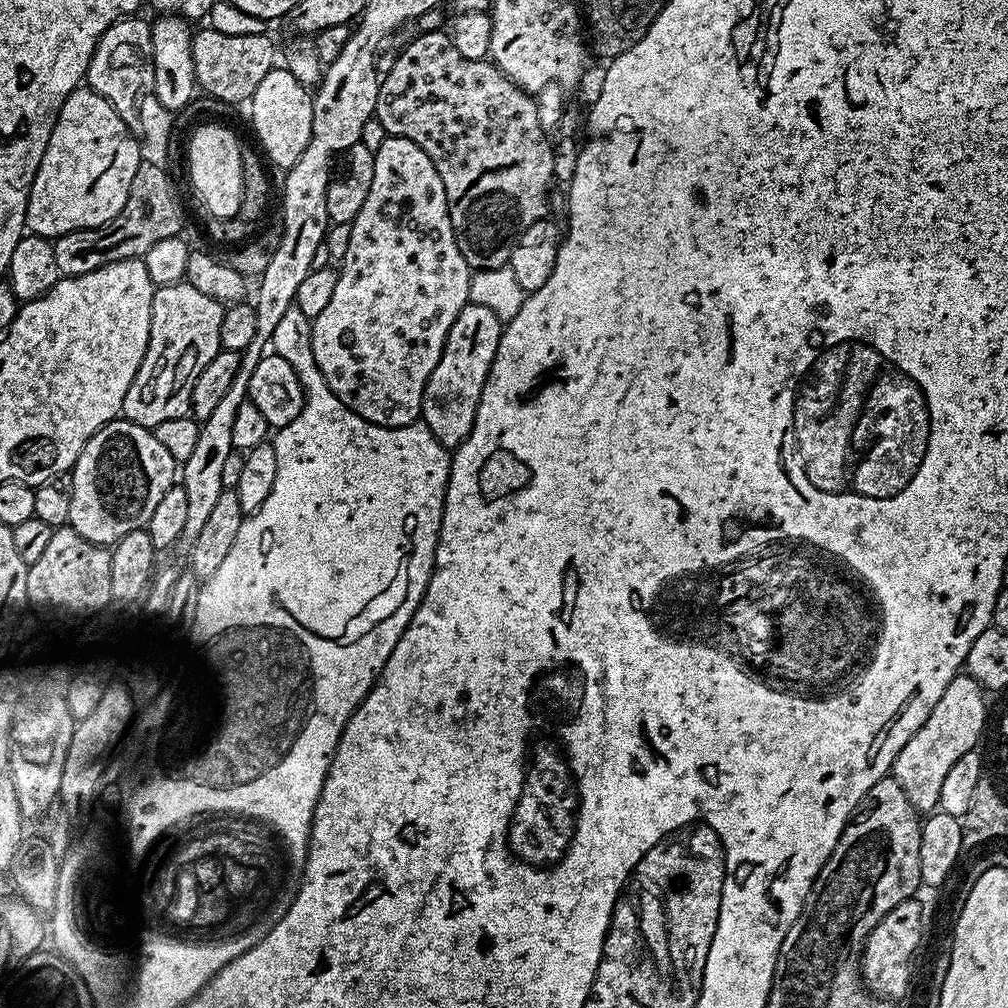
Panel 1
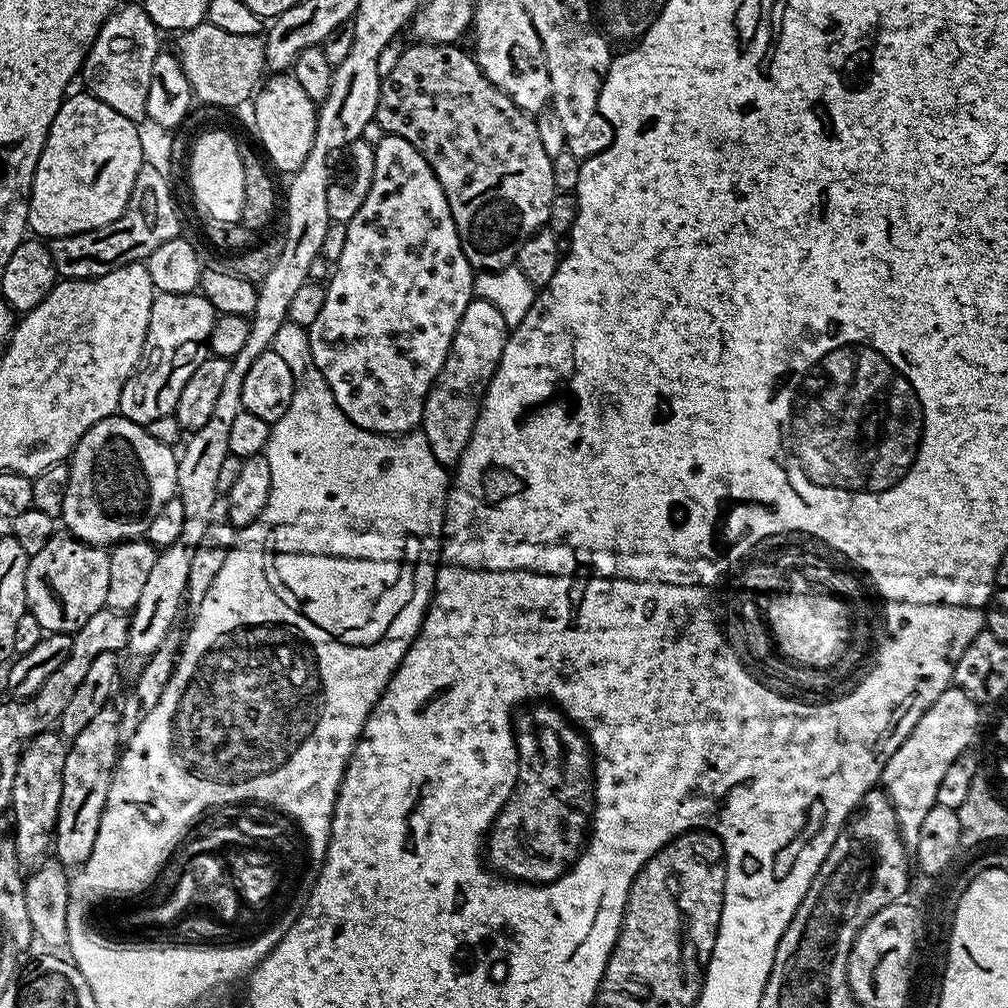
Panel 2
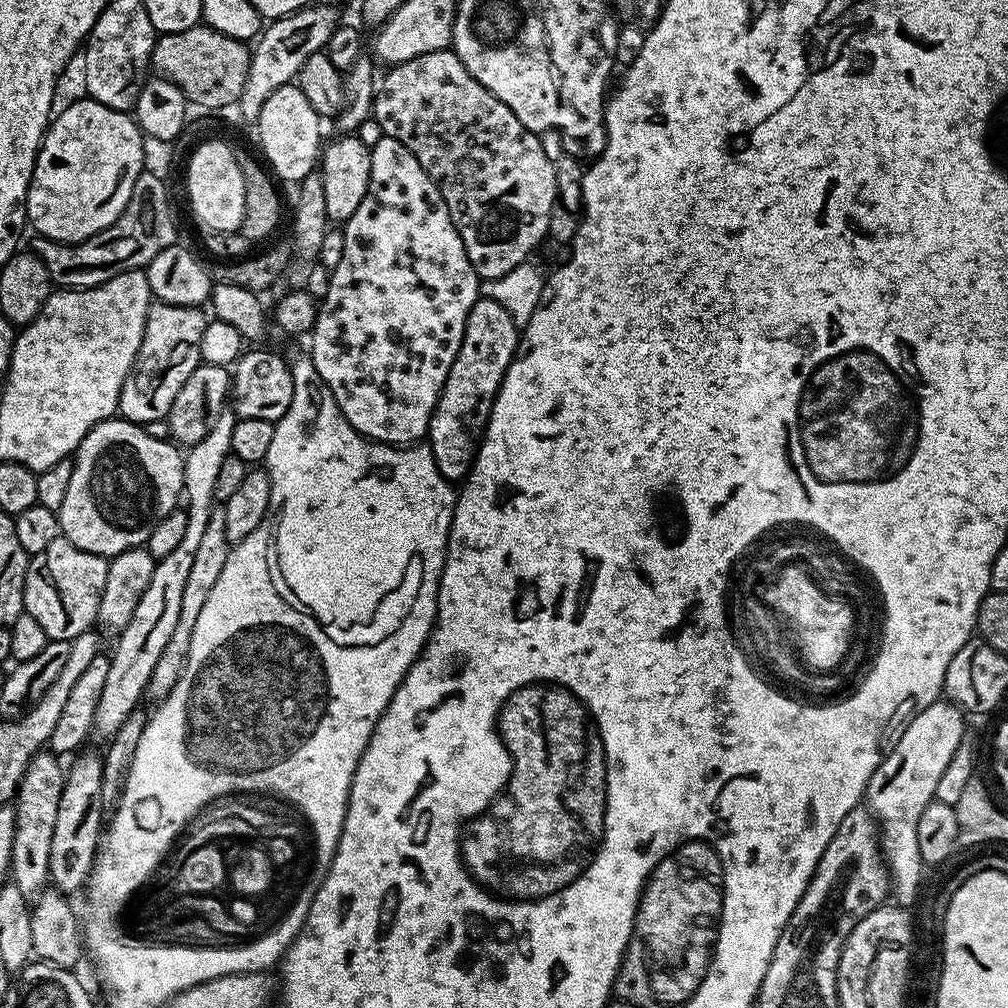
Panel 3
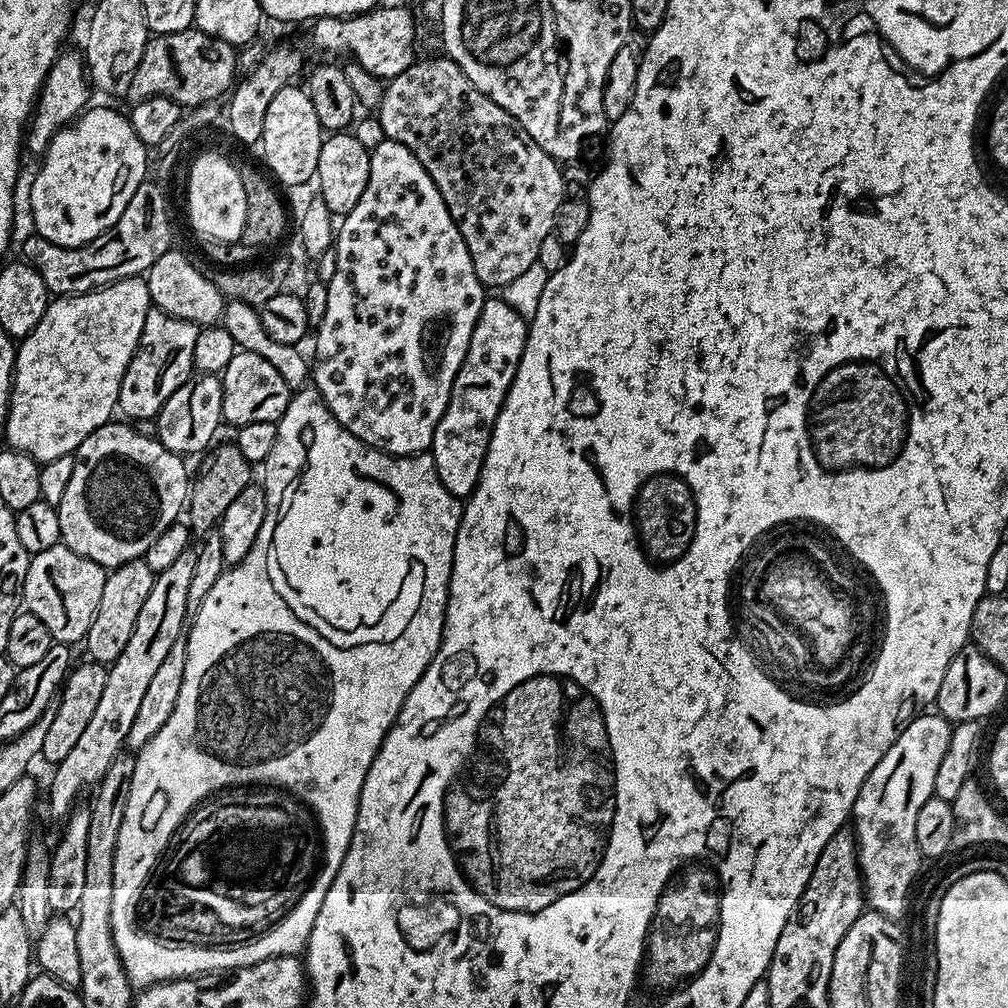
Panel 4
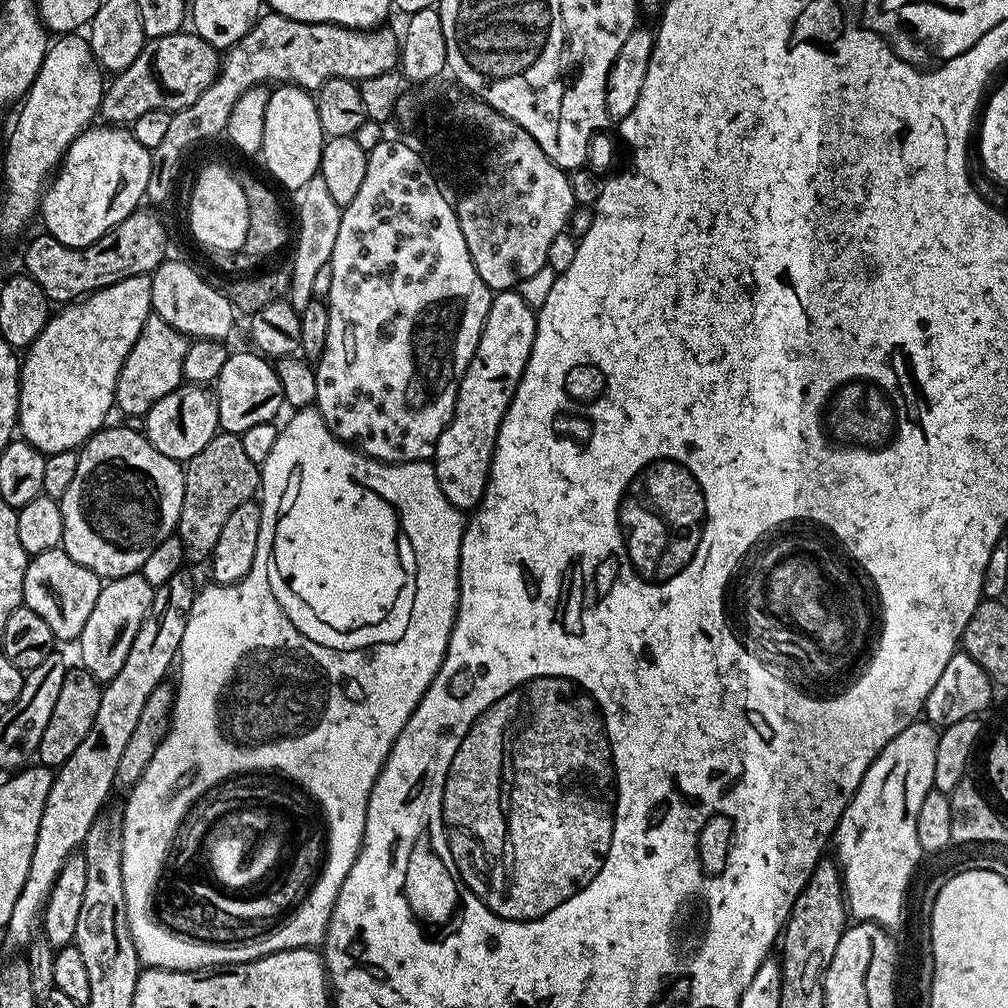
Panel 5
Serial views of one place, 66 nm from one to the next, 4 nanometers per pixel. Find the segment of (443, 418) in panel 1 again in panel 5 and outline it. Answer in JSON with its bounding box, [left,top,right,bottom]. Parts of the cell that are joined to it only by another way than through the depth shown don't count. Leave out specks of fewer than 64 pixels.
[434,291,537,510]

